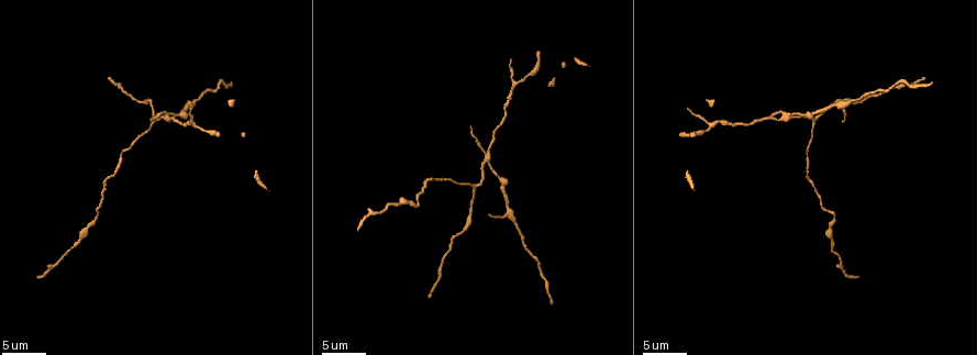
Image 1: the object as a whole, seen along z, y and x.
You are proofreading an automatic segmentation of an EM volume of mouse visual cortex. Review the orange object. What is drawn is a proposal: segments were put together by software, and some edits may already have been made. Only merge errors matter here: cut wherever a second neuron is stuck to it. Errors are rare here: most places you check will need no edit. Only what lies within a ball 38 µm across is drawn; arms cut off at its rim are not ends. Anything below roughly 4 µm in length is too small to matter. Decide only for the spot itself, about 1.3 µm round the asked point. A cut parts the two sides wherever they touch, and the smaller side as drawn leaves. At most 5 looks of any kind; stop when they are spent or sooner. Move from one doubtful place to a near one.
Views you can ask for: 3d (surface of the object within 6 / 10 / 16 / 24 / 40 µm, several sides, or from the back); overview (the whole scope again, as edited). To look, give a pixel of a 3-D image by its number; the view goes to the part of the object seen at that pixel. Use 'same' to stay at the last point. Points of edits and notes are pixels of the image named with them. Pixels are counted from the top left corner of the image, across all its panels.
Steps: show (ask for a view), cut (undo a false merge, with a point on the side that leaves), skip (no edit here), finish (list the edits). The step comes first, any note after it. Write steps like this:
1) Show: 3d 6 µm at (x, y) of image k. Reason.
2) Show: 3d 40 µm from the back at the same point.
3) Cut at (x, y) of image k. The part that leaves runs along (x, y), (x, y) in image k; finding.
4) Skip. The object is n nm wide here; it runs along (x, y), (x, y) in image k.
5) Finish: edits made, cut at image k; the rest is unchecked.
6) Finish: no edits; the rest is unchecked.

Show: 3d 10 µm at (77, 240) of image 1. Sudden change in width.

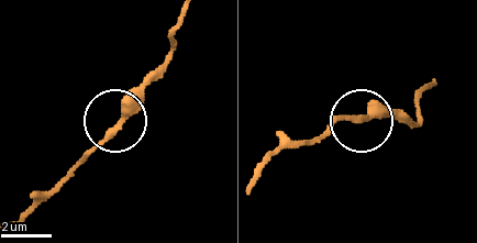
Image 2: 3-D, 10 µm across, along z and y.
Skip. The object is 270 nm wide here; it runs along (181, 17), (161, 73), (75, 165) in image 2; continuous, no second neuron.

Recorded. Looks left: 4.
Show: 3d 10 µm at (488, 163) of image 1. Looks like a crossing.

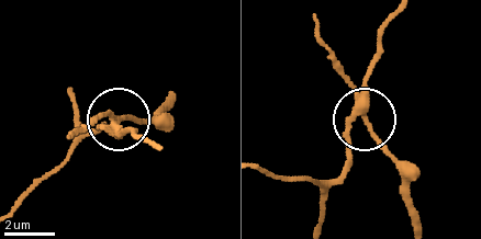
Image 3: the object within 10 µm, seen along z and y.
Cut at (97, 116) of image 3. The object is 300 nm wide here; the part that leaves runs along (114, 121), (149, 121), (172, 100) in image 3; a second neuron is stuck on.

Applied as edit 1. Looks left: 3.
Show: overview. Redraw.

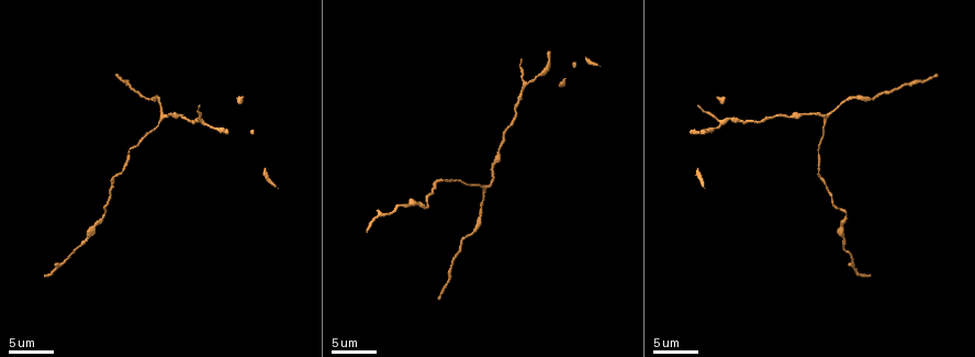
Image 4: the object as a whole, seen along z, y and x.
Show: 3d 10 µm at (518, 99) of image 4. Thick turns thin.

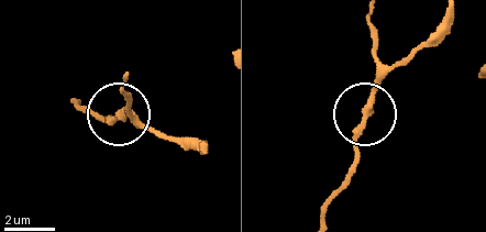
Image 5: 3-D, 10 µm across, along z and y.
Skip. It runs along (322, 214), (324, 201), (350, 170), (353, 132), (378, 58) in image 5; all the same neuron.

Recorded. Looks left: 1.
Finish: edits made, cut at image 3; the rest is unchecked.

